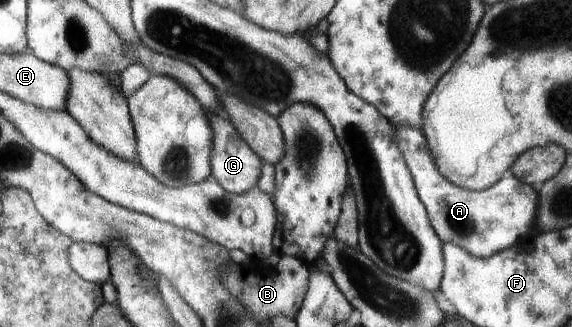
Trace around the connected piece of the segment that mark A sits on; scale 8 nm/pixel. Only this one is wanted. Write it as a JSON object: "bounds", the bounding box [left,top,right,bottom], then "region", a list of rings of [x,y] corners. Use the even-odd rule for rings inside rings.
{"bounds":[395,126,538,259],"region":[[[395,126],[396,143],[402,150],[415,188],[428,217],[442,243],[463,247],[477,258],[484,259],[516,243],[521,235],[533,233],[538,207],[537,187],[522,183],[513,174],[506,174],[484,191],[472,191],[451,184],[434,163],[425,135],[413,127]]]}

